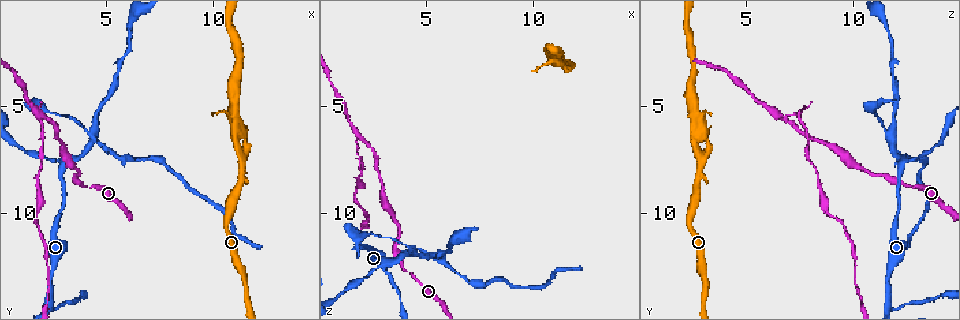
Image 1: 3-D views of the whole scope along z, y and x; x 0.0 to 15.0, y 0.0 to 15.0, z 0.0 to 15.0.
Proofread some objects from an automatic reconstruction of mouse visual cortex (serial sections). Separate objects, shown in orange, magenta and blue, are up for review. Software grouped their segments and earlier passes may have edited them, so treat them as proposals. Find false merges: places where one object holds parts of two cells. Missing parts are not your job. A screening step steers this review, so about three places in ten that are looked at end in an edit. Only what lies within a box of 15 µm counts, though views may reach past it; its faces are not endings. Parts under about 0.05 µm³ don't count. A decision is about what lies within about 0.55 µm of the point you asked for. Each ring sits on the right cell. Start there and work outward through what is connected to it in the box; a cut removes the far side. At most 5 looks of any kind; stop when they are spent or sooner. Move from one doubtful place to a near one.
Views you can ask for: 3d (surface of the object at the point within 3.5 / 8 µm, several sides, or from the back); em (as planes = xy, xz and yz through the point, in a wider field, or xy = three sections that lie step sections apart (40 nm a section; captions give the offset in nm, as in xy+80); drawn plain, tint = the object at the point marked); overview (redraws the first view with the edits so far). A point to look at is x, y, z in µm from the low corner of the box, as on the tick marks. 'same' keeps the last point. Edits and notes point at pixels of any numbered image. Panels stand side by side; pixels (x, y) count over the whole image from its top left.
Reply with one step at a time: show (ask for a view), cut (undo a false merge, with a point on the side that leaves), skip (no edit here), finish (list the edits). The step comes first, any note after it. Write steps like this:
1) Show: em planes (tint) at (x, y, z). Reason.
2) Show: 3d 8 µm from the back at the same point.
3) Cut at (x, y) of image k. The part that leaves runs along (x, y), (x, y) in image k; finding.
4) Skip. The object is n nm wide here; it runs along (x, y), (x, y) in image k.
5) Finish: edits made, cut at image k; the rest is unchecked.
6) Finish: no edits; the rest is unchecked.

Show: 3d 3.5 µm at (1.9, 5.4, 6.4). Three-way junction.

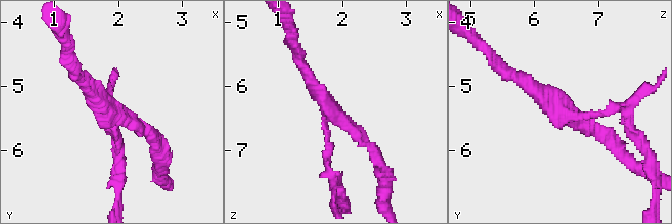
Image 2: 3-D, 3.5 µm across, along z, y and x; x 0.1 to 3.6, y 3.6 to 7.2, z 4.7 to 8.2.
Show: em xy step 5 (tint) at (1.80, 5.40, 6.40). 3 arms meet here; the arms are 100, 200, 200 nm wide.

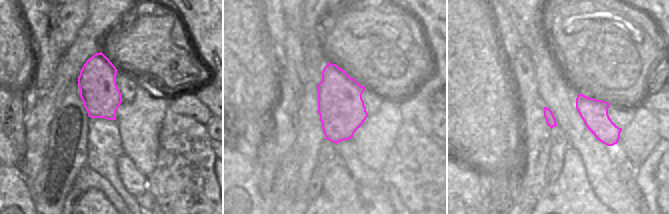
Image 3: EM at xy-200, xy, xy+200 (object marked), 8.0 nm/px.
Cut at (326, 156) of image 2. The part that leaves runs along (326, 120), (326, 164), (341, 195) in image 2; two cells meet here.

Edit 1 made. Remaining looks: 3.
Show: overview. Redraw.

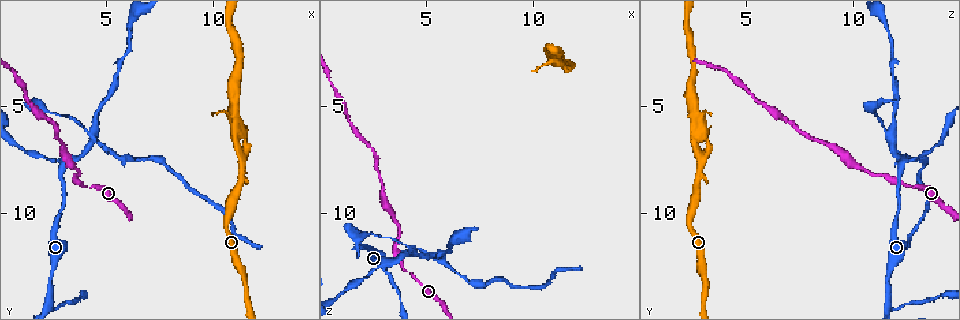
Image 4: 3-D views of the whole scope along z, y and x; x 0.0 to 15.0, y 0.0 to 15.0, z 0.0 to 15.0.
Show: 3d 3.5 µm at (2.3, 14.4, 11.7). Three arms meet.

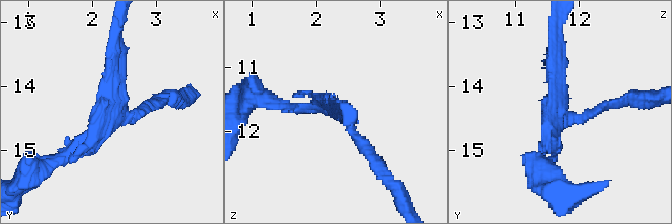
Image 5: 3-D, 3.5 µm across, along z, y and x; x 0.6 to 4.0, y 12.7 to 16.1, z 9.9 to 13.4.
Show: em xy step 3 (tint) at (2.35, 14.35, 11.70). 3 arms meet here; the arms are 150, 150, 200 nm wide; now the EM.

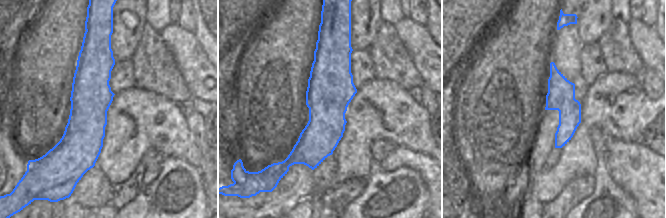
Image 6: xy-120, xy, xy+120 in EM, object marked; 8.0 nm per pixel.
Skip. The object is 380 nm wide here; it runs along (105, 44), (91, 77), (83, 169) in image 6; all the same cell.

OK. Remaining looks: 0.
Finish: edits made, cut at image 2; the rest is unchecked.

